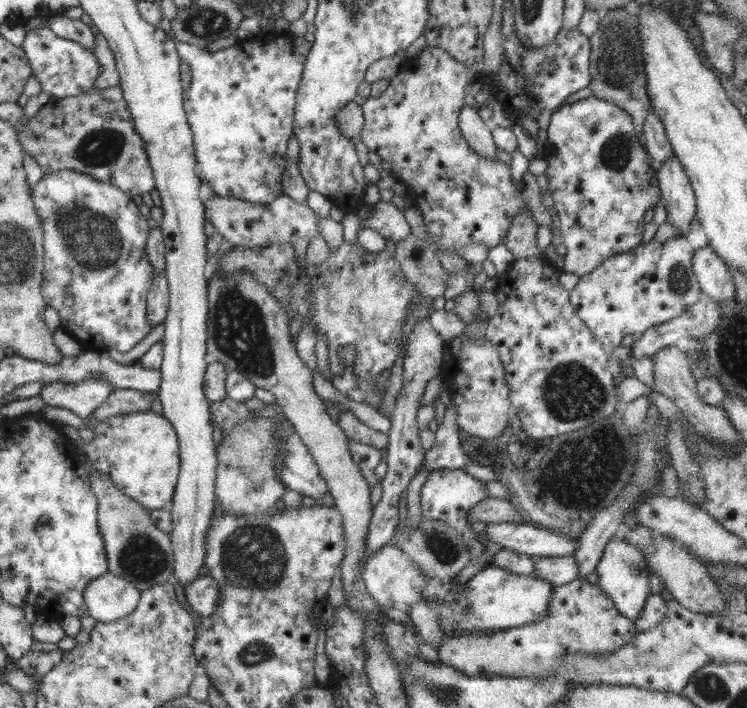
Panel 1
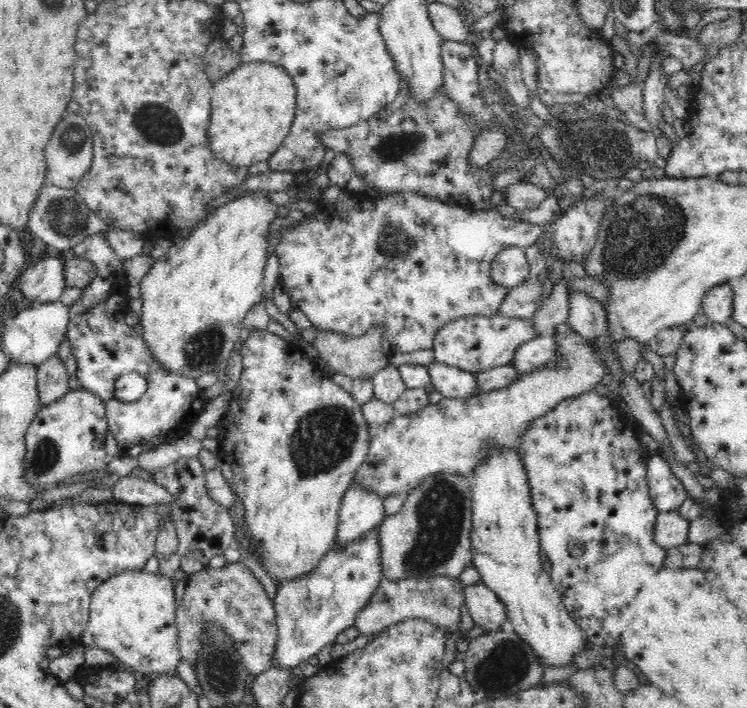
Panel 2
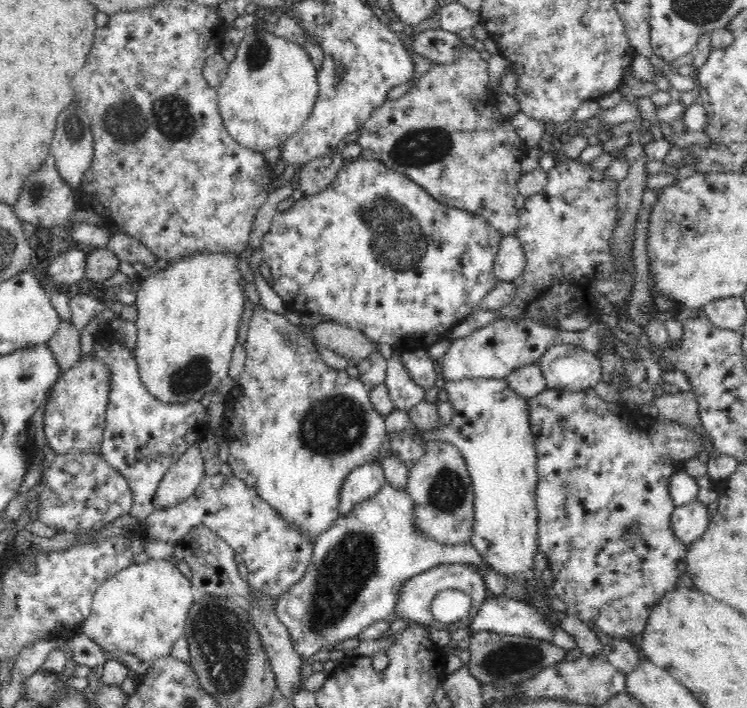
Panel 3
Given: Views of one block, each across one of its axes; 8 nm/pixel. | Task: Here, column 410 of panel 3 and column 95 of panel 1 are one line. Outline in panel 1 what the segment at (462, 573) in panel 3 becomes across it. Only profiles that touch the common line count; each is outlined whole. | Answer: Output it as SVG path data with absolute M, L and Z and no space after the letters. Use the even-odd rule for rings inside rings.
M110 572L92 579L83 592L87 614L101 623L111 623L131 615L141 591L131 582Z

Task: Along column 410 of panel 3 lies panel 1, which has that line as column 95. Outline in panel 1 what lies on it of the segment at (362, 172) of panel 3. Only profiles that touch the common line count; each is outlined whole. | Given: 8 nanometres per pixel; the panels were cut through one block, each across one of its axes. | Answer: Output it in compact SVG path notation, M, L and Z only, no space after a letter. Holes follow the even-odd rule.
M60 170L56 172L44 172L42 179L31 190L31 199L34 208L41 220L43 230L43 247L44 247L44 270L43 281L41 282L43 297L47 306L51 306L58 311L61 318L61 326L76 342L80 344L84 351L110 351L111 349L120 352L132 350L135 344L138 344L152 329L151 324L147 321L147 294L153 283L153 268L148 260L148 253L145 246L148 240L150 228L146 223L147 219L141 216L138 211L138 205L132 201L125 192L118 187L112 186L96 178L88 176L82 172Z

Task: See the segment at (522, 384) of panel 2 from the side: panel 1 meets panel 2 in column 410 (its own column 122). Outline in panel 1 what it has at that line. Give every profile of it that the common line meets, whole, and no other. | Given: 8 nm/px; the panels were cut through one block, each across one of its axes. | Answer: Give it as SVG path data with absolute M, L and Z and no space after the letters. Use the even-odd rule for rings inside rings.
M140 411L118 414L109 417L107 421L97 423L92 427L94 438L91 442L84 441L79 435L79 430L71 425L59 426L62 435L72 441L92 461L92 467L109 476L109 479L126 496L139 502L148 510L169 509L173 499L180 466L180 450L177 432L170 422L152 411Z

